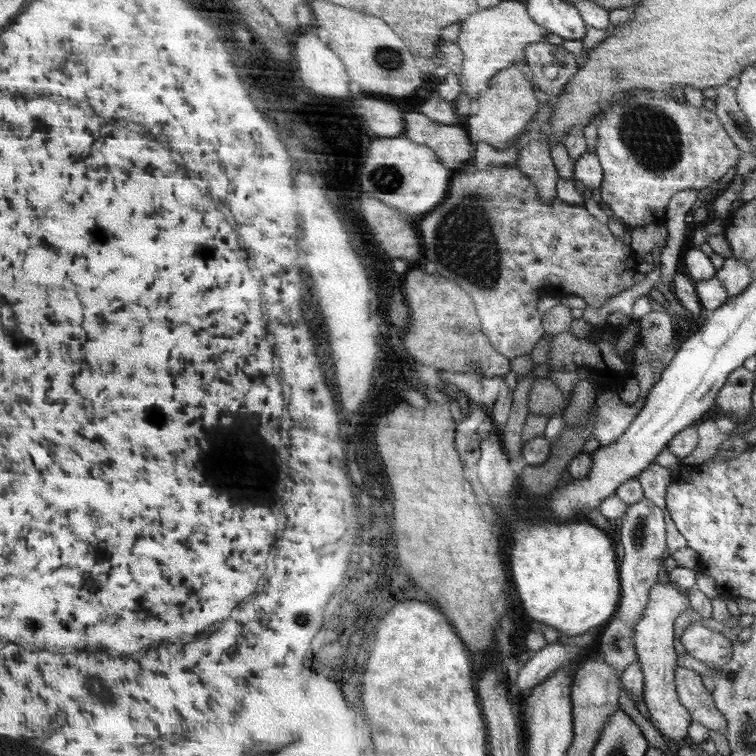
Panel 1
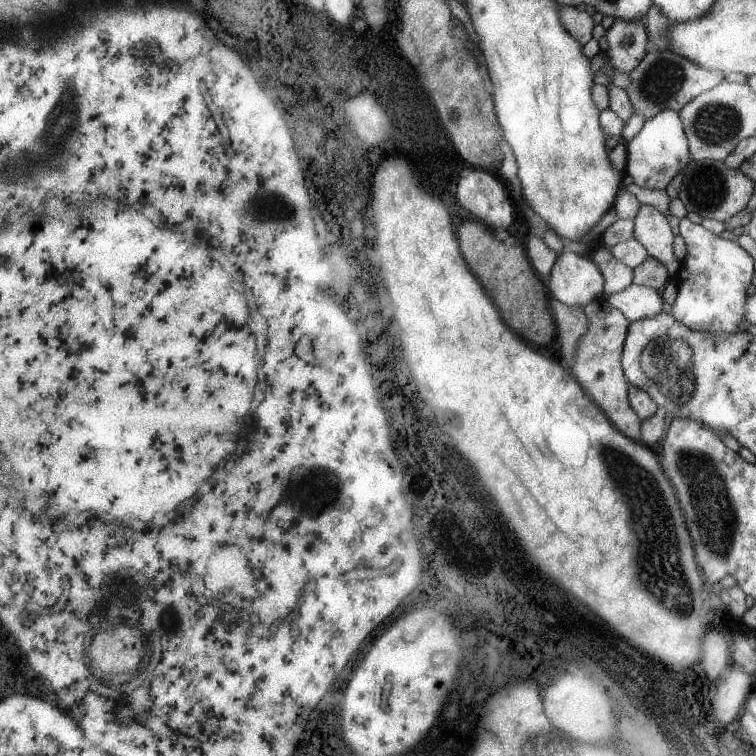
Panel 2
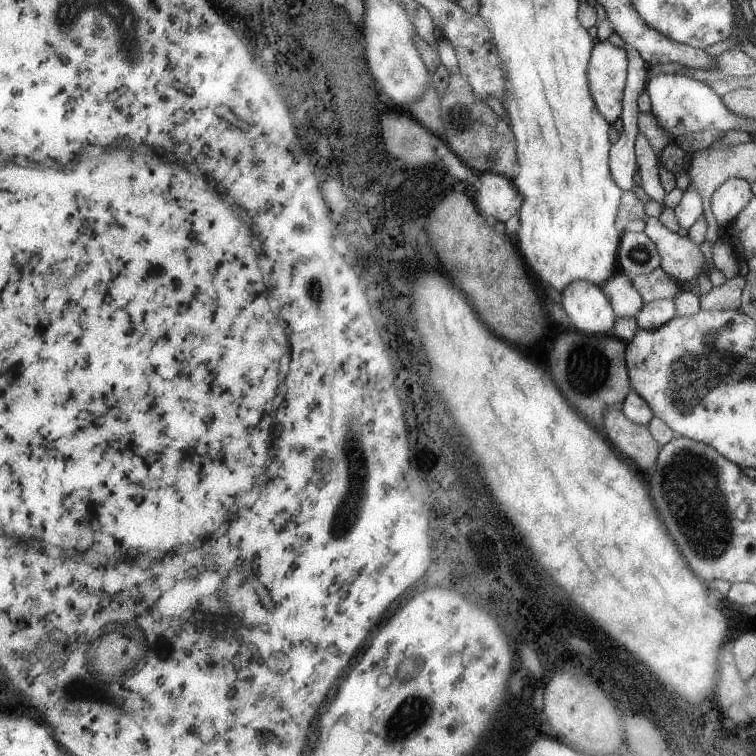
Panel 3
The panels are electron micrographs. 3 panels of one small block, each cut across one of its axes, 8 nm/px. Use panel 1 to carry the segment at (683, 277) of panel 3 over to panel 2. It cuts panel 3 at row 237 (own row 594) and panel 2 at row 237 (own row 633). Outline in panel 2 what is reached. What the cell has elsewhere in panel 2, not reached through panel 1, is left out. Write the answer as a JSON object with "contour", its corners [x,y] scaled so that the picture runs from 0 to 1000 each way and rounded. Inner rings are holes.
{"contour":[[[849,271],[840,287],[837,315],[854,328],[858,340],[870,343],[894,369],[902,347],[892,339],[892,311],[878,283],[858,271]]]}

